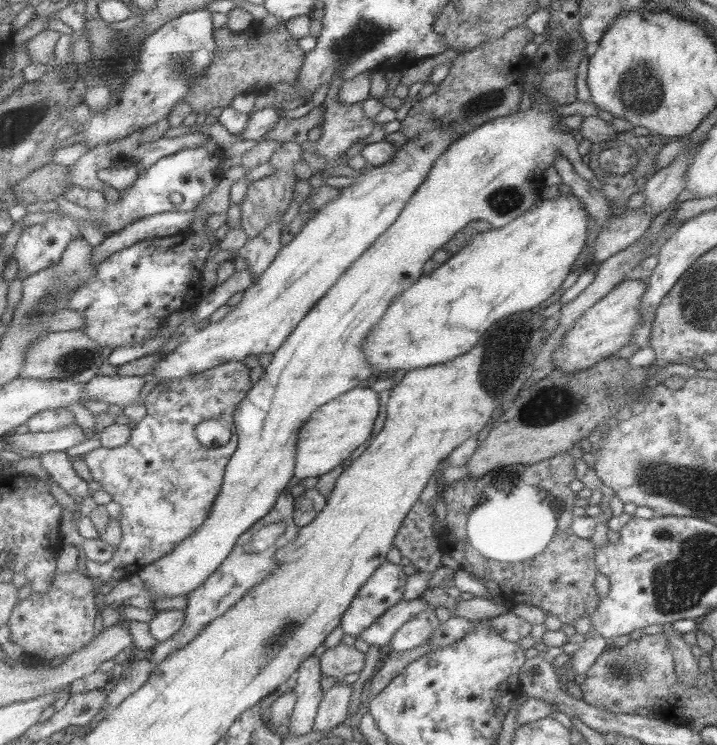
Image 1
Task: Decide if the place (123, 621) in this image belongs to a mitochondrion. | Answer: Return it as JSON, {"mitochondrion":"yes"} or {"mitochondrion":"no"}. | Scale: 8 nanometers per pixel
{"mitochondrion":"no"}

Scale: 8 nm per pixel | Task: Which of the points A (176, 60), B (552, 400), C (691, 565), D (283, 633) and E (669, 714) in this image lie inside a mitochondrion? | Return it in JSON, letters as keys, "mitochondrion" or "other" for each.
{"A":"mitochondrion","B":"mitochondrion","C":"mitochondrion","D":"mitochondrion","E":"other"}

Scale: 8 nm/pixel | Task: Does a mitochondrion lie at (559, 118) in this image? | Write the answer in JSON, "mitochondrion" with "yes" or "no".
{"mitochondrion":"no"}

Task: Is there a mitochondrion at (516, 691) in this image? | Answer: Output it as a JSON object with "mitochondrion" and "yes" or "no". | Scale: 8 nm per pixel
{"mitochondrion":"no"}

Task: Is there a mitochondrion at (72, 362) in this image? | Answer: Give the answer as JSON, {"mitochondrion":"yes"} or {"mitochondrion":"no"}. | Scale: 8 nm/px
{"mitochondrion":"yes"}

